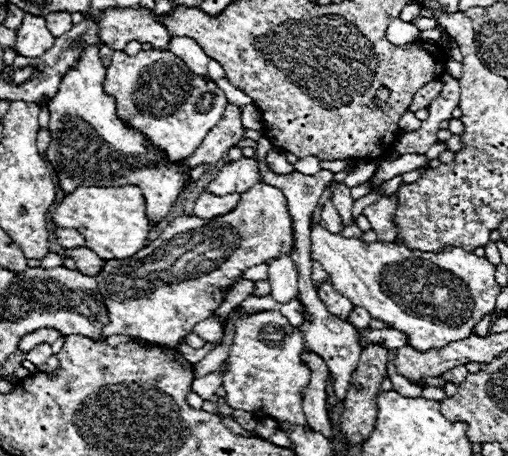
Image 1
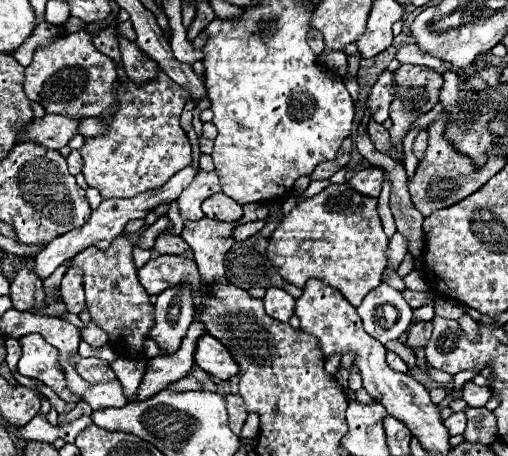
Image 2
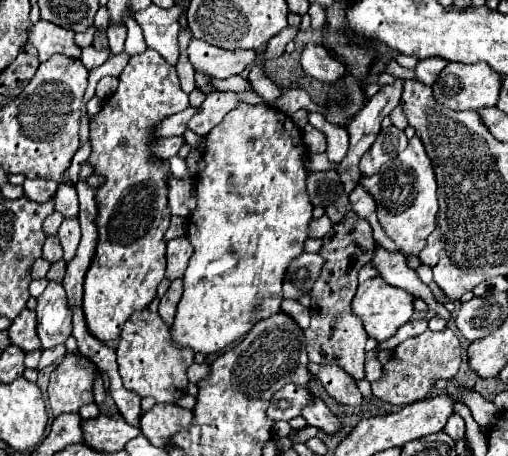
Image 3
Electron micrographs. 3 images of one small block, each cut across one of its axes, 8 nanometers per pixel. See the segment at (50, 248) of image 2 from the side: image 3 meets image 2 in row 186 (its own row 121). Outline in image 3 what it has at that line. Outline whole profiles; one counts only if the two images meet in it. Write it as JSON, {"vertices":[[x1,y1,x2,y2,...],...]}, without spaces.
{"vertices":[[186,108,180,114,174,114,170,118,164,118,160,124,154,126,154,136,158,138,170,138,170,136,182,136,186,130,186,118,190,118,190,114,198,112,198,108]]}

